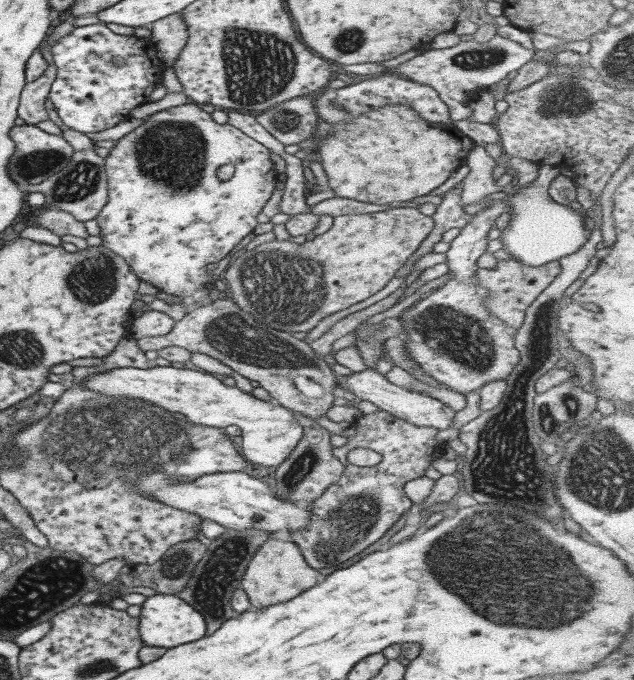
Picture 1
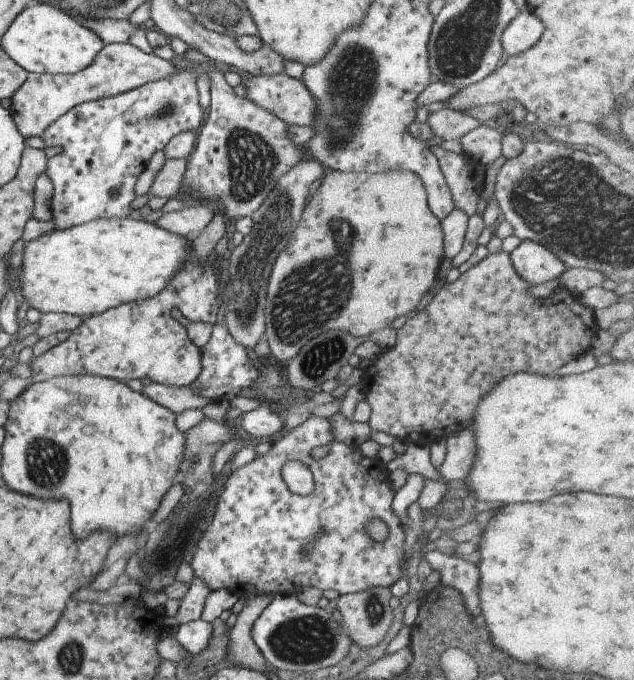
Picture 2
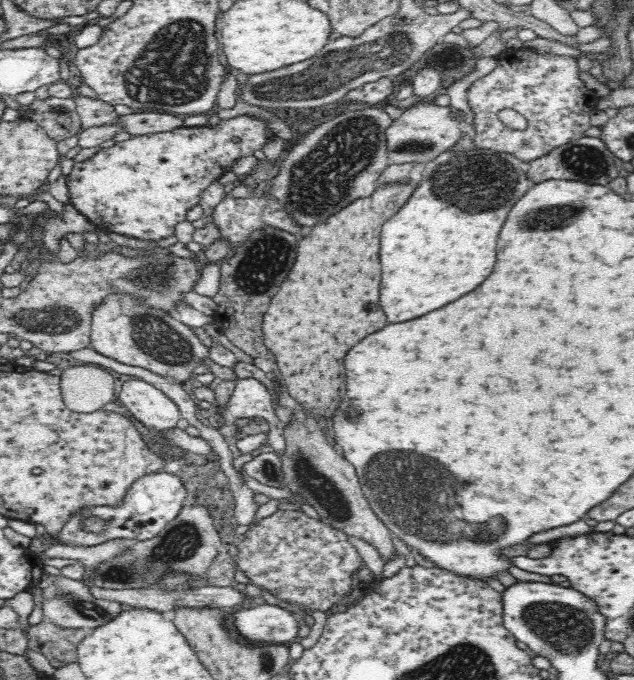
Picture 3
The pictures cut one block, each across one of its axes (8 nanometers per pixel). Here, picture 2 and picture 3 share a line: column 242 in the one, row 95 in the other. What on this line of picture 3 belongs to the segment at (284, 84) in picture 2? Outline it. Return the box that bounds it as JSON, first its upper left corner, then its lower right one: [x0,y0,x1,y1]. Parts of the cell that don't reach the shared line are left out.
[74,95,118,128]

